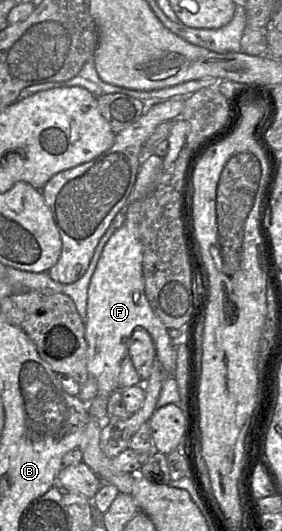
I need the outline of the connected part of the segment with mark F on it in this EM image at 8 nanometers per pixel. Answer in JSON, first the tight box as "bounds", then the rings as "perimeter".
{"bounds":[84,200,176,396],"perimeter":[[[143,200],[129,205],[123,225],[116,230],[103,248],[88,288],[87,315],[84,324],[87,342],[87,369],[89,376],[93,376],[97,381],[98,394],[103,396],[109,396],[113,391],[119,390],[118,376],[121,361],[128,354],[129,340],[137,327],[146,329],[151,335],[155,345],[156,358],[162,368],[169,375],[173,375],[176,369],[176,347],[168,334],[168,329],[155,315],[145,295],[142,245],[138,239],[142,207]]]}

